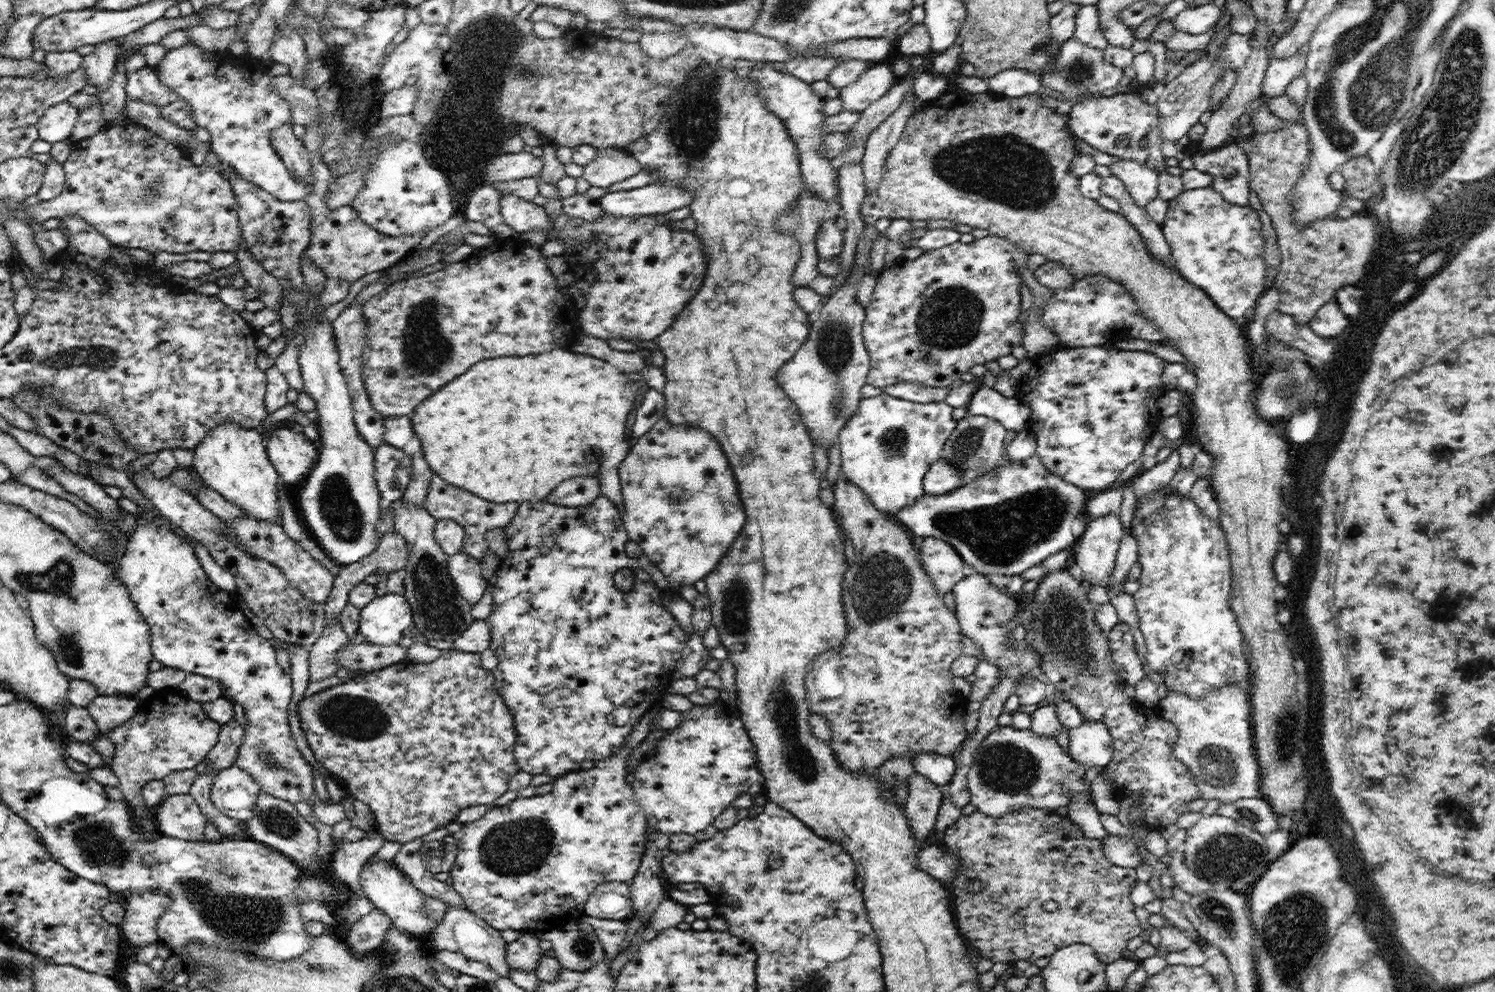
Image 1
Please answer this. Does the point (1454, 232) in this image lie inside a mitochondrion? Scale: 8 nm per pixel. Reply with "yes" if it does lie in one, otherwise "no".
no

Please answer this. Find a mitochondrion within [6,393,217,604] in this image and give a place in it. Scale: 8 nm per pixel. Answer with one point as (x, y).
(58, 579)

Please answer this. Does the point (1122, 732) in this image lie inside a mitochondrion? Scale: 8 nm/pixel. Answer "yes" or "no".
no

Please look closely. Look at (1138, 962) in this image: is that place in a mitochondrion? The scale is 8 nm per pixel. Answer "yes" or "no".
no

